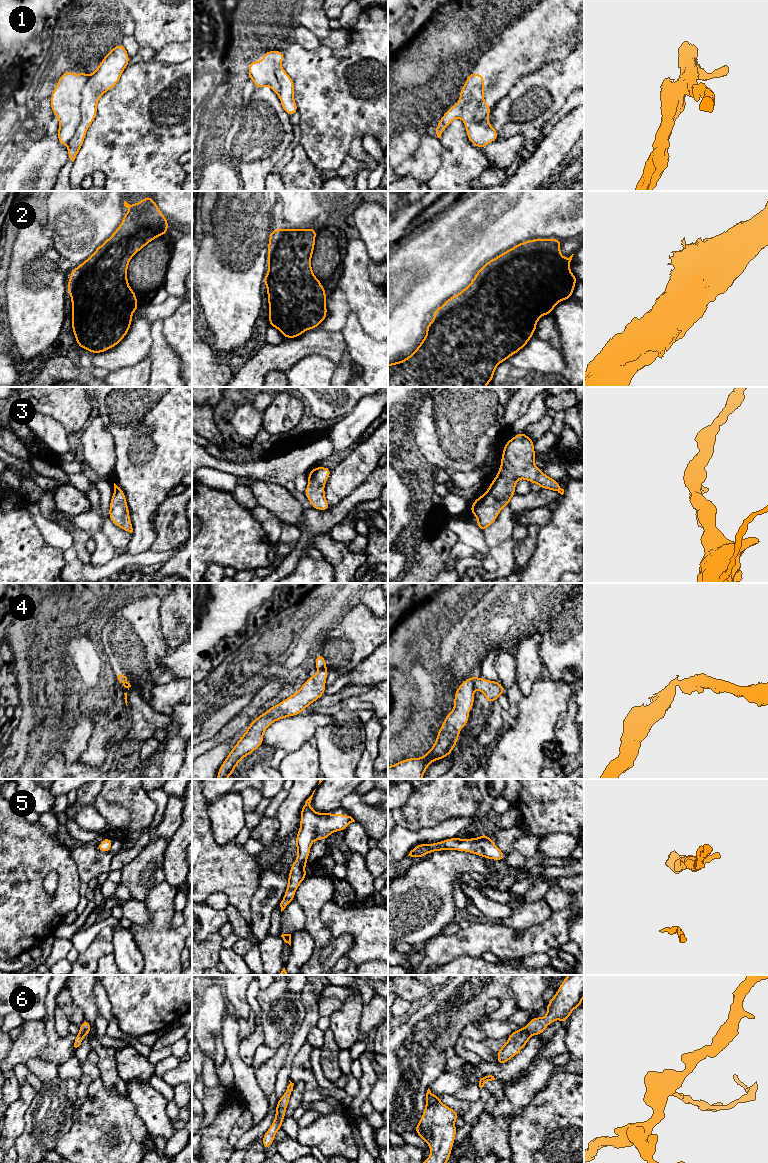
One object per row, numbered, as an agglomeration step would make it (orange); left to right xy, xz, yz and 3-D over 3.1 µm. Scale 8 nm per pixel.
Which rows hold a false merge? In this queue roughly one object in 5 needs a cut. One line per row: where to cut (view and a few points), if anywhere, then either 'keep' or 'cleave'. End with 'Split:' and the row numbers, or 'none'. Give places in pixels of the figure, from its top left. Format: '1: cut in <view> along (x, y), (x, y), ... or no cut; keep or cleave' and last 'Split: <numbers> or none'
1: cut in xy along (88, 78), (81, 92), (80, 124), (67, 143); cleave
2: no cut; keep
3: no cut; keep
4: cut in yz along (478, 678), (473, 686); cleave
5: no cut; keep
6: no cut; keep
Split: 1, 4

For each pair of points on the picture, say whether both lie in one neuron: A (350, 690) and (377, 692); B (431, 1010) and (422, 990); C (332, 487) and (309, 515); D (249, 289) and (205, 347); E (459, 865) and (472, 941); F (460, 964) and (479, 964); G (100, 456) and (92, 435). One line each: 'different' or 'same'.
A: different
B: different
C: different
D: different
E: different
F: same
G: same

